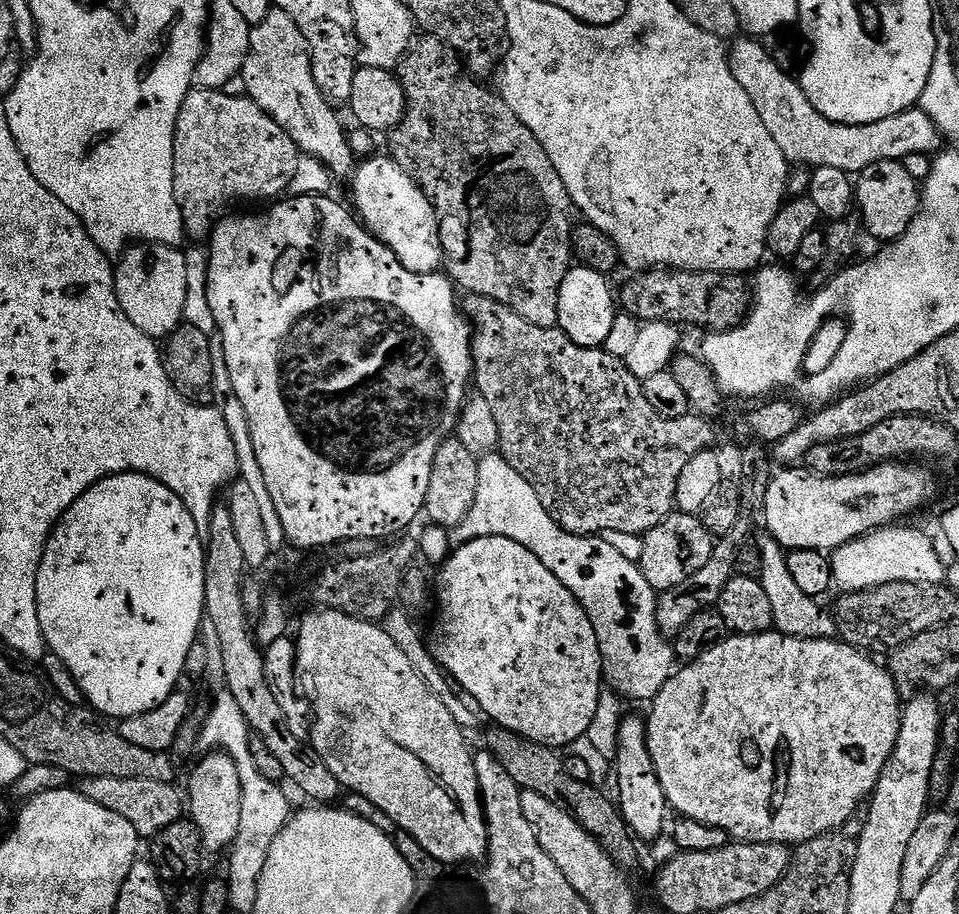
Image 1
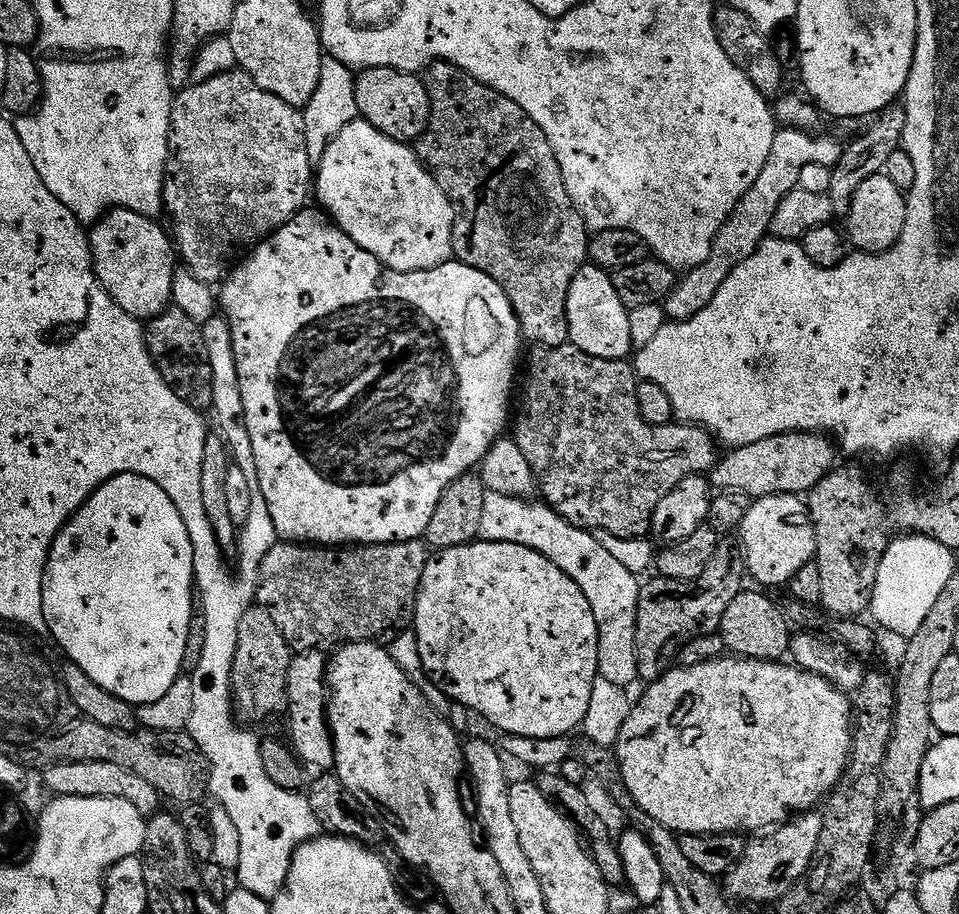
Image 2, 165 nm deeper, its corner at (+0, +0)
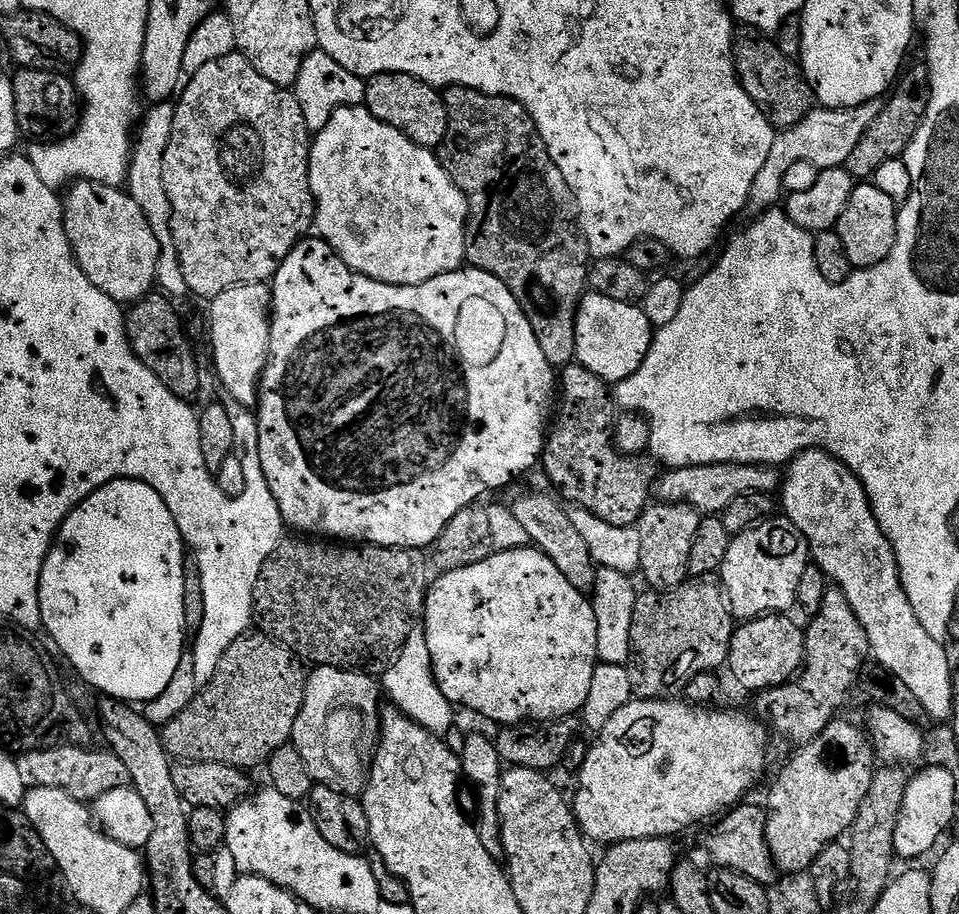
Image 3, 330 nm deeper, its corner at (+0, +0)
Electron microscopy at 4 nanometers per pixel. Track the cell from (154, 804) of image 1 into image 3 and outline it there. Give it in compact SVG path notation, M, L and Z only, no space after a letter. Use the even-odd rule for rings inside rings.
M61 743L59 746L27 753L22 760L22 768L27 779L41 788L57 788L66 790L70 798L95 802L102 794L110 794L110 790L129 787L130 781L126 765L110 750L95 752L92 746L77 746Z

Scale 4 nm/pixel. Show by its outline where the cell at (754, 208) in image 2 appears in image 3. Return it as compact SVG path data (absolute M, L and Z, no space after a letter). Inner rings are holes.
M871 100L863 103L860 107L852 108L826 108L823 106L813 107L811 112L802 118L793 128L783 129L777 135L774 146L770 146L770 154L762 170L758 170L758 178L754 178L754 186L750 186L748 195L747 211L752 214L763 214L775 209L776 204L785 195L784 179L786 170L803 160L812 161L815 168L839 168L847 165L850 154L854 154L854 146L862 142L862 134L870 130L870 122L878 118L881 113L883 101Z

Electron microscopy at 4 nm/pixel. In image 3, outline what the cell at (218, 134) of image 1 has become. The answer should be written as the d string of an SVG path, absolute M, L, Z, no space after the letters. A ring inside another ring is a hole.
M232 52L228 57L217 58L209 62L194 74L189 86L175 101L174 130L170 134L170 146L166 146L166 158L162 166L162 178L166 186L166 198L170 198L172 207L172 243L178 250L178 262L182 266L182 274L186 278L186 286L194 297L211 298L222 294L222 290L230 290L230 286L239 284L263 284L271 281L277 270L286 262L290 250L299 244L301 239L313 231L316 223L316 199L310 190L310 166L308 159L312 153L312 140L306 126L306 118L302 118L302 106L298 106L295 95L287 88L279 88L270 78L262 78L258 70L240 52Z

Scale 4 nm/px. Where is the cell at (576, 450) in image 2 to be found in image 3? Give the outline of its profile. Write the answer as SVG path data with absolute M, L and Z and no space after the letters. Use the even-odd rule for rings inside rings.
M575 362L569 364L558 376L558 407L544 442L542 469L544 468L548 475L549 482L569 500L569 505L584 508L610 526L630 527L639 521L640 515L653 499L654 485L658 479L658 464L647 455L624 456L616 449L614 425L617 415L618 409L610 395L609 385L590 374L590 370L586 370L582 365Z

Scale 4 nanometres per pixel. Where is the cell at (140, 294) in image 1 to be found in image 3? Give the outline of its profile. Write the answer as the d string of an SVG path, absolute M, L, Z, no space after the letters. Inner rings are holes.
M93 180L75 181L66 195L62 200L64 225L82 274L121 306L131 306L149 295L157 287L156 271L162 246L148 225L146 214L142 214L142 206L127 191Z

